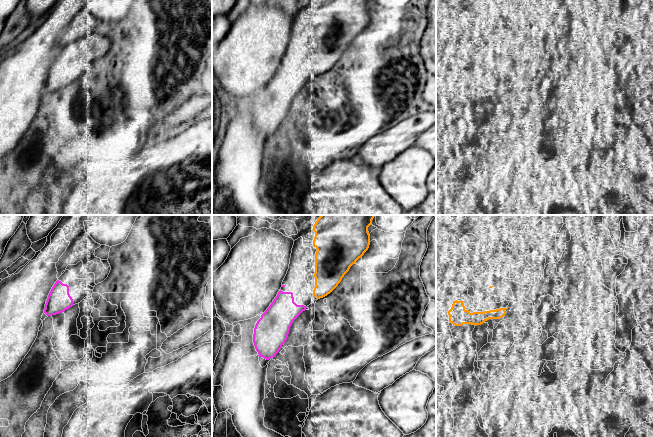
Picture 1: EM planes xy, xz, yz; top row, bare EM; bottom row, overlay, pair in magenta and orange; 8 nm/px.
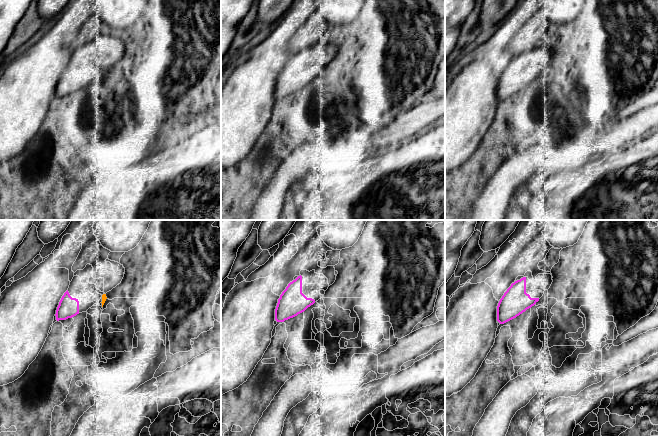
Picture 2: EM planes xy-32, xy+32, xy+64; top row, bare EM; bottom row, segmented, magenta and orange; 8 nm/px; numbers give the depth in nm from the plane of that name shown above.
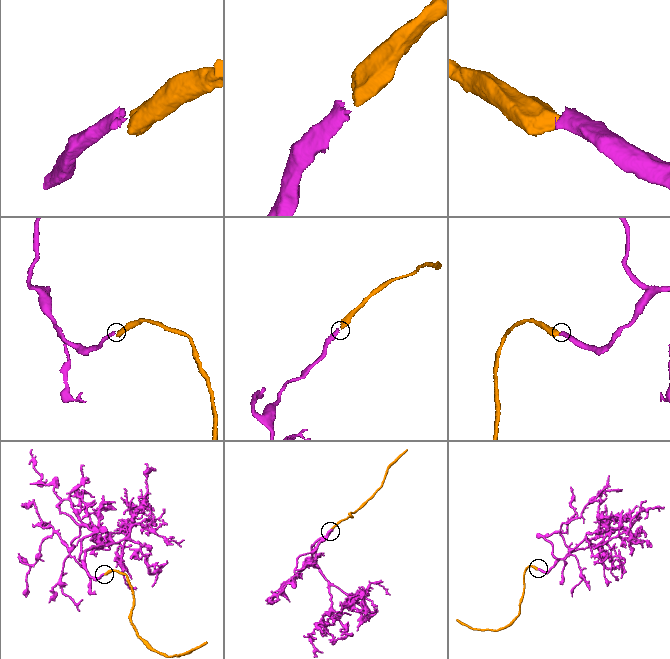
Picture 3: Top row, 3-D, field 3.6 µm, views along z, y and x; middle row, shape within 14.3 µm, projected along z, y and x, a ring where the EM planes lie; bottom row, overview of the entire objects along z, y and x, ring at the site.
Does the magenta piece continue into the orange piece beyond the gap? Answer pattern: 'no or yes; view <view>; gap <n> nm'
yes; view xz; gap 110 nm

